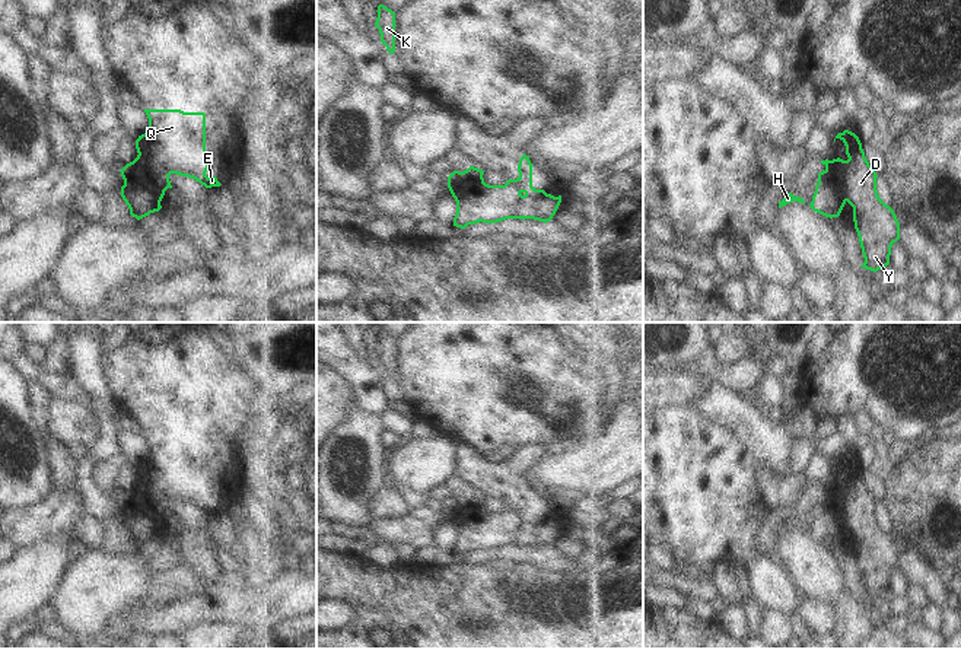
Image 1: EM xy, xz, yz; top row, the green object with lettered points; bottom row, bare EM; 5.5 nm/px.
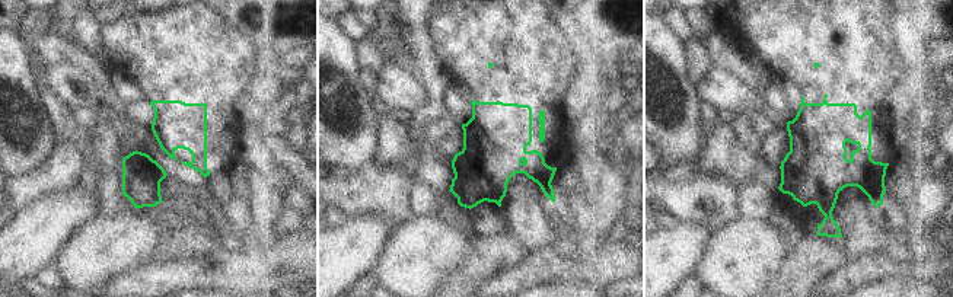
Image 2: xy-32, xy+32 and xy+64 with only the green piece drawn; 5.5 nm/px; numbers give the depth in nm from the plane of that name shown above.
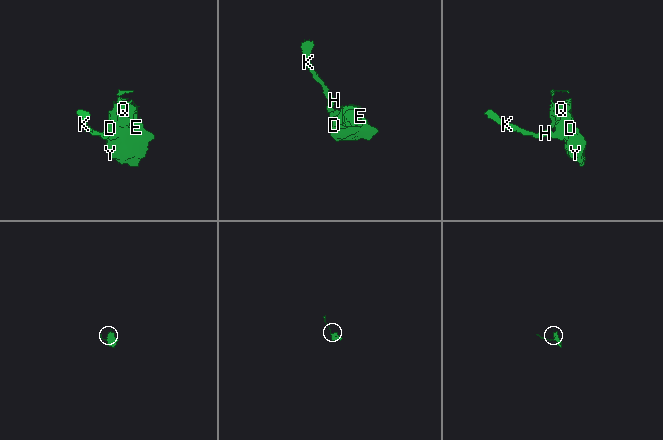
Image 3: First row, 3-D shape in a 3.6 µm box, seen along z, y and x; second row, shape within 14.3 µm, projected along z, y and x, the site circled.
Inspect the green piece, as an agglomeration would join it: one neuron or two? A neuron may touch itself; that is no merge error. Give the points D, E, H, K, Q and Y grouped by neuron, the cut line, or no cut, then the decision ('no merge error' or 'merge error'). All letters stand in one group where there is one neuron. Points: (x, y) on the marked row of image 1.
D E Q Y / H K; cut in yz along (830, 168), (843, 183), (847, 200); merge error

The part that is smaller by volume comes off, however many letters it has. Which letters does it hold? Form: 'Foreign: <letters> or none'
Foreign: H, K

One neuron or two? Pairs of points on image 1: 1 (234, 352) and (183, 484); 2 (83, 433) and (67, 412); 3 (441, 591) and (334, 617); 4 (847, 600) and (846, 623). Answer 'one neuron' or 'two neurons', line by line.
1: two neurons
2: one neuron
3: two neurons
4: one neuron

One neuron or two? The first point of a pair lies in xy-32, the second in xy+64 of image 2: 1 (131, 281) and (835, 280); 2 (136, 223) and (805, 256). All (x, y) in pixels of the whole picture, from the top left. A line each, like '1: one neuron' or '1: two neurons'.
1: one neuron
2: two neurons

